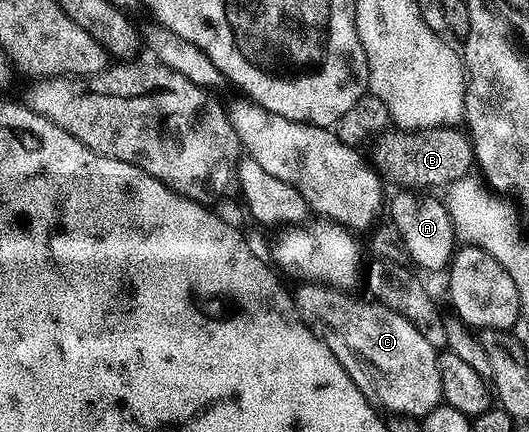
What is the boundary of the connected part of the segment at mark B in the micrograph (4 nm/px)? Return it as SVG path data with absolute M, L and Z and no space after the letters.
M456 125L422 127L419 129L389 129L375 142L374 167L385 180L393 179L404 189L447 188L449 183L465 178L473 170L472 140L467 130Z

